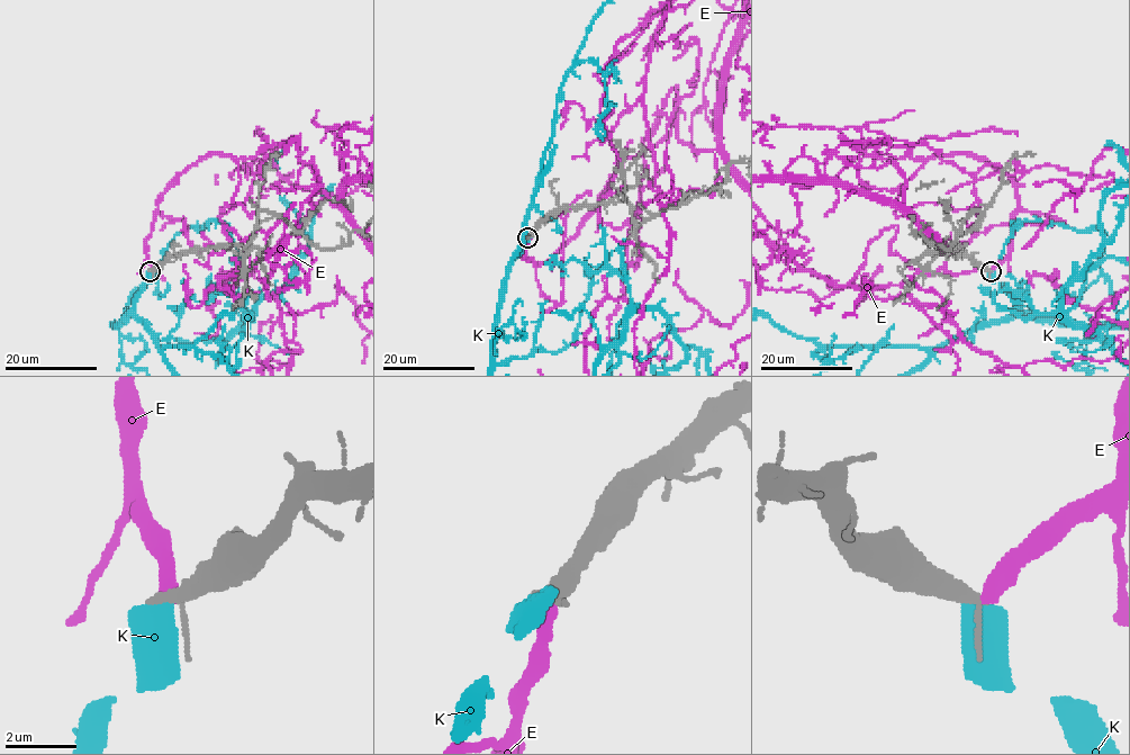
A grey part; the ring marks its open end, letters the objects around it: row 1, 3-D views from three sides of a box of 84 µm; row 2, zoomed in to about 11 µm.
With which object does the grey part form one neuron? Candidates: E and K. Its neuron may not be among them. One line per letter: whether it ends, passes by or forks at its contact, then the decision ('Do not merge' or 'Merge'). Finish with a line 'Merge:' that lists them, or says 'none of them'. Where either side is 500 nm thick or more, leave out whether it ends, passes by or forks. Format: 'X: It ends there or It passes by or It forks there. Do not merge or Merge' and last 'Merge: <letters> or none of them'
E: It ends there. Do not merge
K: Merge
Merge: K

